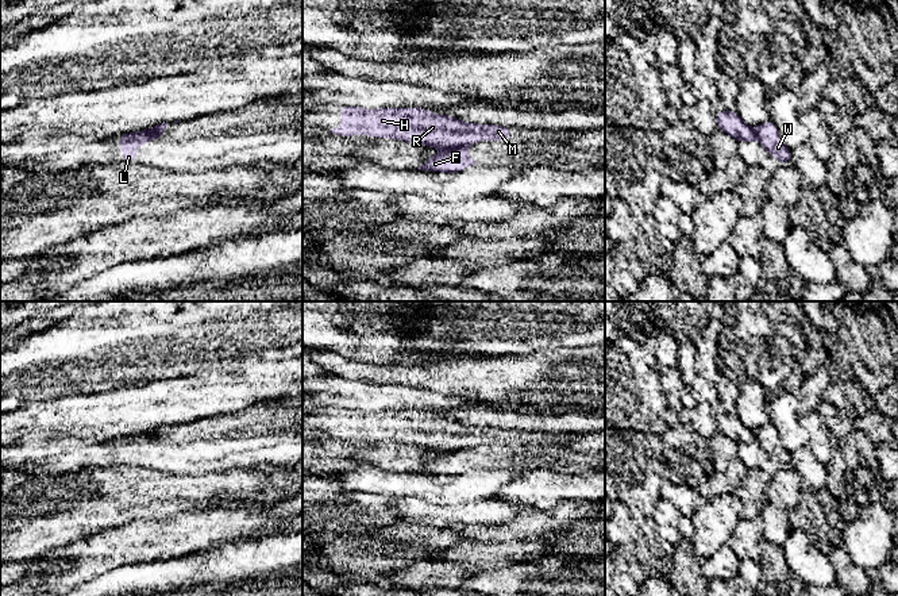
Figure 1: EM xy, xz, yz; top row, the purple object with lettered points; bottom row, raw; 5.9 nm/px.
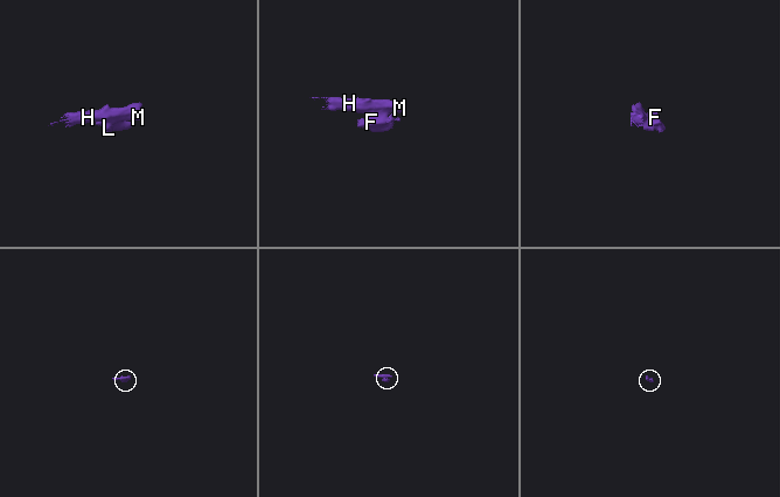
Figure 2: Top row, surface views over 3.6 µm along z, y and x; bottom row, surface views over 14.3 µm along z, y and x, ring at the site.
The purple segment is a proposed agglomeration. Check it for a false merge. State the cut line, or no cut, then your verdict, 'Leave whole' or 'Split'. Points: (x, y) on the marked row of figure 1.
Split along xz (463, 146), (443, 150). Split

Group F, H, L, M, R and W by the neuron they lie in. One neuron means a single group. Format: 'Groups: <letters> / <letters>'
Groups: F W / H L M R

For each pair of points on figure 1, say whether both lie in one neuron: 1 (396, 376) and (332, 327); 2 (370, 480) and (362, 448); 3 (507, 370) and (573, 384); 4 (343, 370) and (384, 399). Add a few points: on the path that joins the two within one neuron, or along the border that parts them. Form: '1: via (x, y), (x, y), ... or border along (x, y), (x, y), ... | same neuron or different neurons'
1: border along (335, 353), (355, 360) | different neurons
2: border along (377, 466), (359, 465), (338, 473) | different neurons
3: via (523, 381), (557, 381) | same neuron
4: border along (332, 375), (340, 379), (388, 385) | different neurons

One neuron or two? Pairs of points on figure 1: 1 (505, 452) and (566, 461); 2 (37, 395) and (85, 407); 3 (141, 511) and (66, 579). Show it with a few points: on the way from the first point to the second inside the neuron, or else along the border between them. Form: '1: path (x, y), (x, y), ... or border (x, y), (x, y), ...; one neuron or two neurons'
1: path (520, 452), (551, 452); one neuron
2: border (43, 399), (27, 402), (14, 410); two neurons
3: border (138, 518), (164, 519); two neurons

